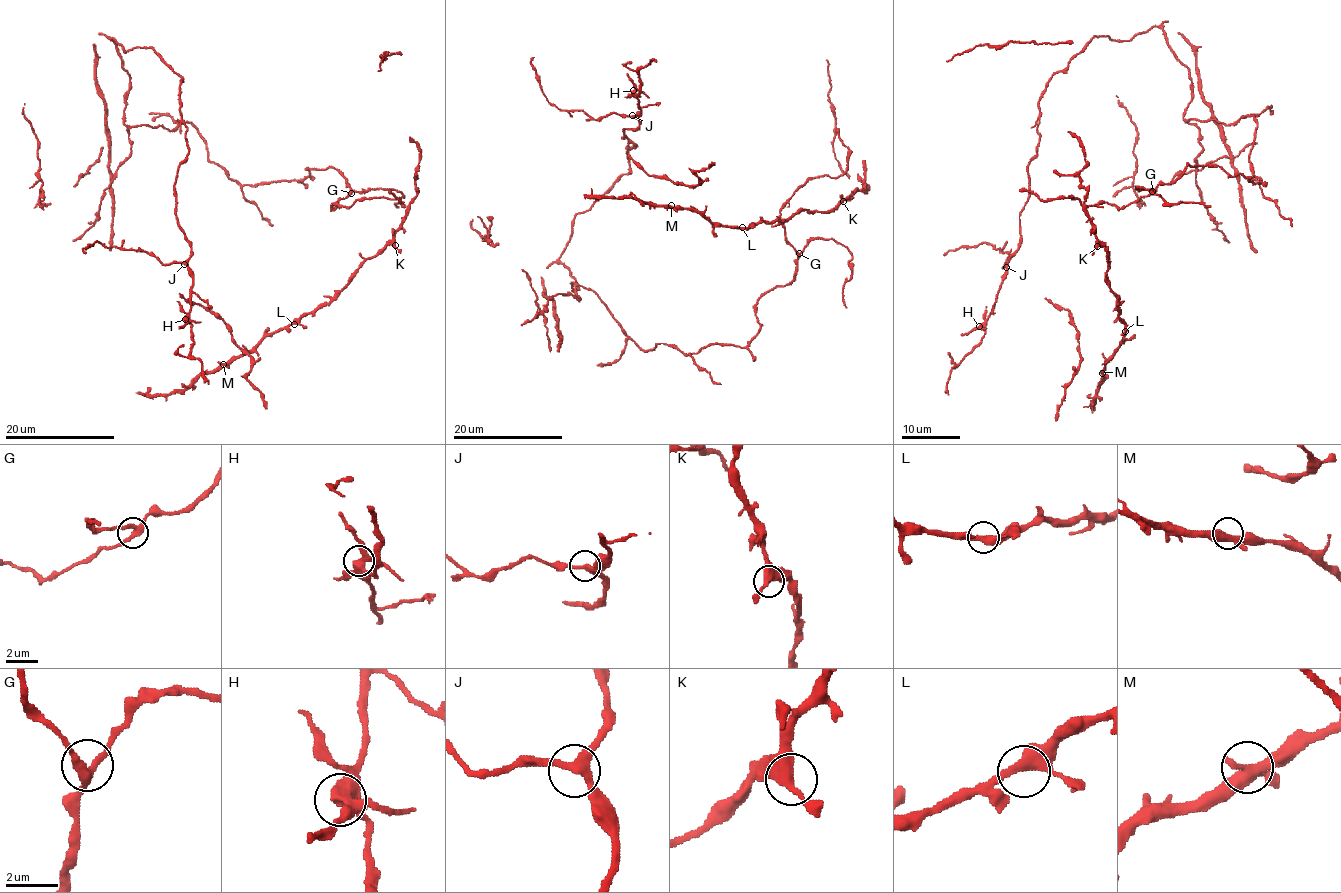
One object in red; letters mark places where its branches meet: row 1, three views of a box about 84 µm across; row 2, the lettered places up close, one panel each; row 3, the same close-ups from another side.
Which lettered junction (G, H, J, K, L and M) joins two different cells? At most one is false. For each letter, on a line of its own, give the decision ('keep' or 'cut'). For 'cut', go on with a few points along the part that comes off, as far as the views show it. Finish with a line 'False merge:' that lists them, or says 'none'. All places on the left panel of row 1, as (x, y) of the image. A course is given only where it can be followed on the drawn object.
G: keep
H: cut
J: keep
K: keep
L: keep
M: keep
False merge: H

